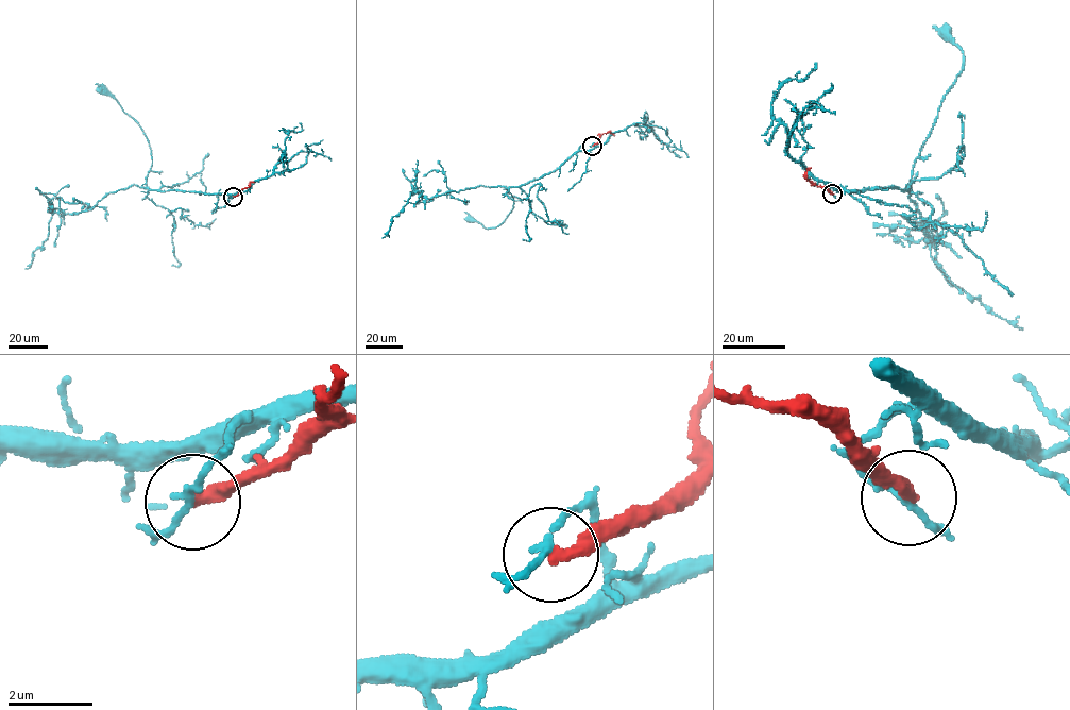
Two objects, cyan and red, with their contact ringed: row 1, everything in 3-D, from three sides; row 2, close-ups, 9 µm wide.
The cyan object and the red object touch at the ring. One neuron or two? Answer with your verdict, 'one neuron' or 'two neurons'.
two neurons

